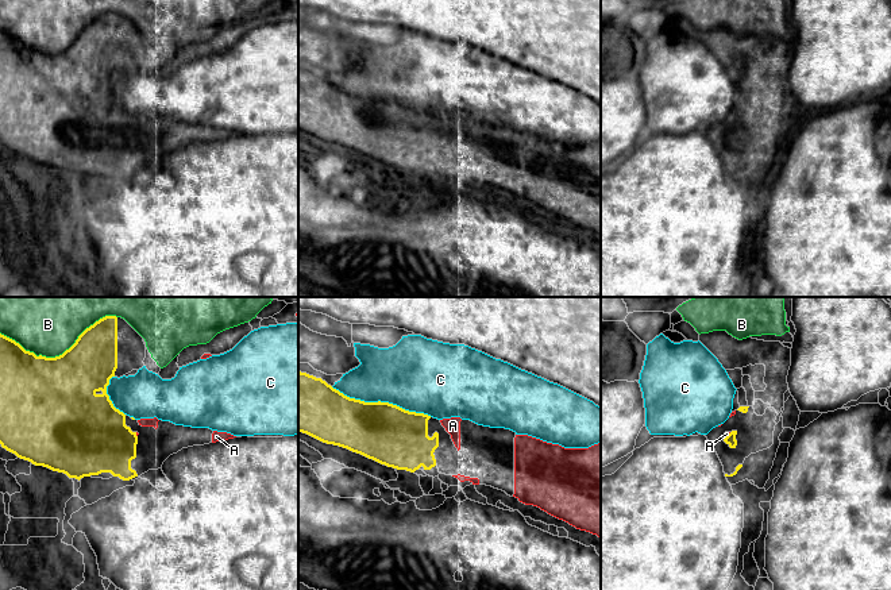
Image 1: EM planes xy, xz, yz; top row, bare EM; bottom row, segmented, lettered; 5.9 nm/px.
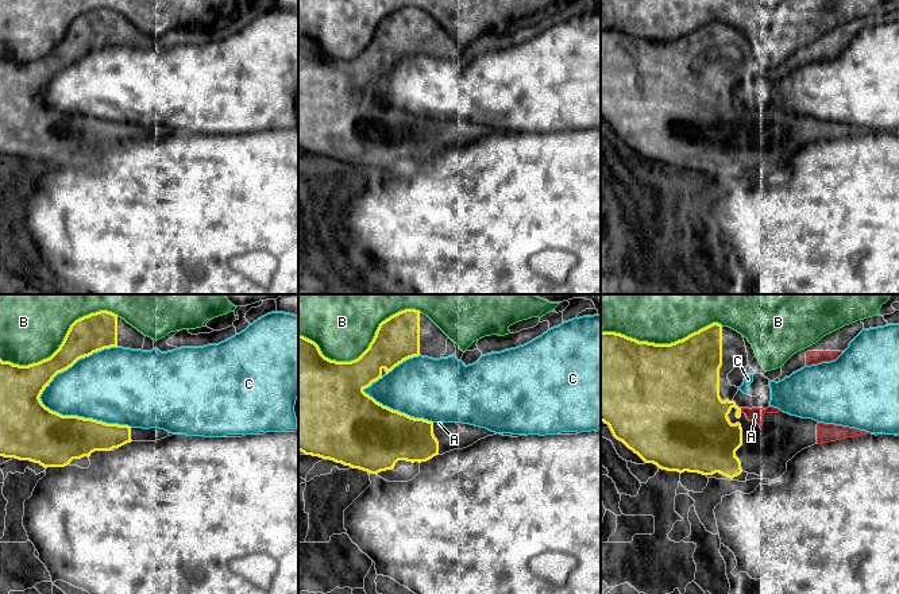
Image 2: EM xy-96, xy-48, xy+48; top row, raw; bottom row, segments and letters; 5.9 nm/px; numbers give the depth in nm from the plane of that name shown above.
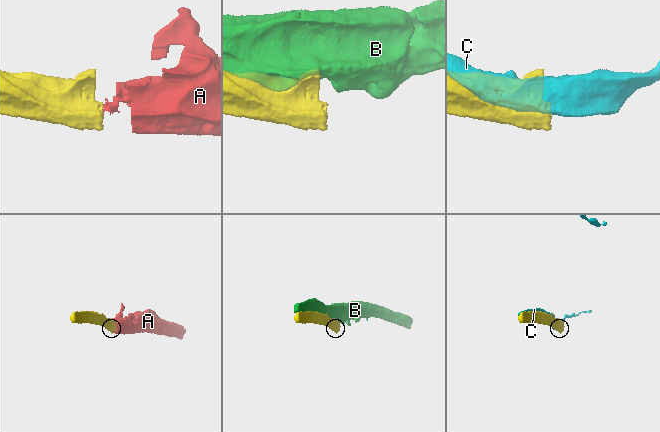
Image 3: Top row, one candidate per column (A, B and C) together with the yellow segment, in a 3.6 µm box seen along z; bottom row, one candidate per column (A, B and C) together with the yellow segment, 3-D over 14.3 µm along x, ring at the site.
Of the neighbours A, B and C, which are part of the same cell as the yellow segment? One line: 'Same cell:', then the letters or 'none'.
Same cell: A

